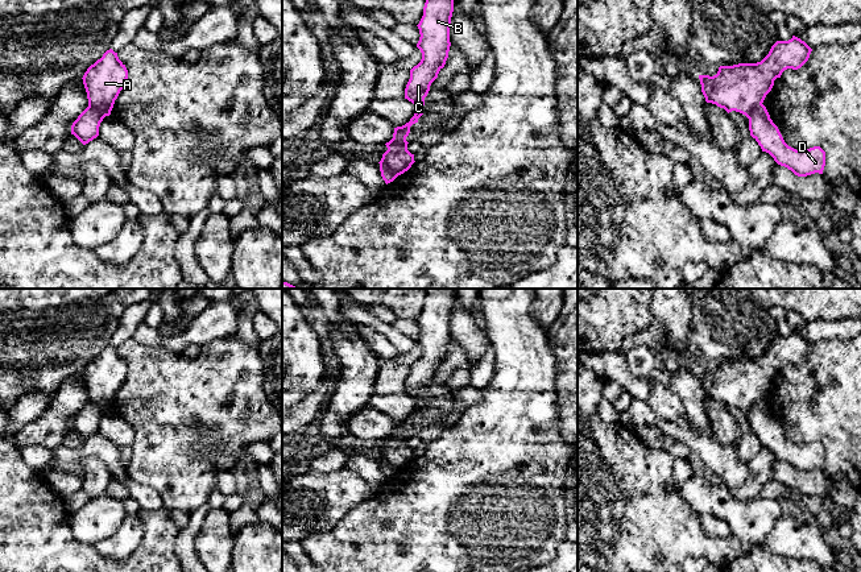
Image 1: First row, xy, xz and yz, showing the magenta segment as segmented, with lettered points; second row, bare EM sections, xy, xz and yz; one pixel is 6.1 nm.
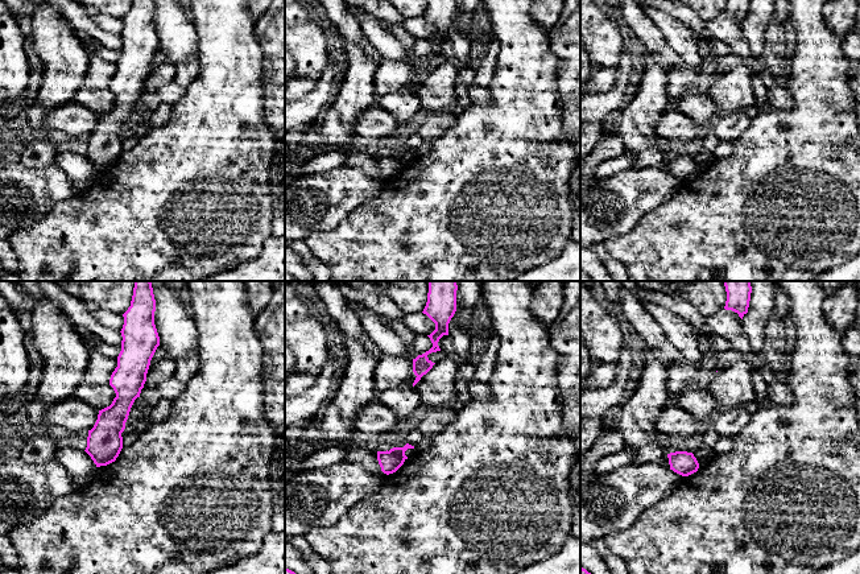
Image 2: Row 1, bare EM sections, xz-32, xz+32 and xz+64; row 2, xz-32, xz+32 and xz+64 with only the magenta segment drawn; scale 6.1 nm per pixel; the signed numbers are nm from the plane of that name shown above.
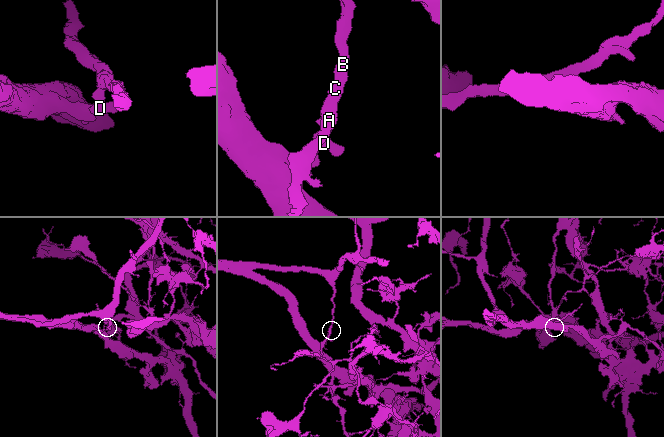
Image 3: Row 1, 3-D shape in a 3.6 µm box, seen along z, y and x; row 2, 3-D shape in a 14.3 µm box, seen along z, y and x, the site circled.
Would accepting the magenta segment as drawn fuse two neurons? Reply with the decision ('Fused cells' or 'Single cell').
Fused cells

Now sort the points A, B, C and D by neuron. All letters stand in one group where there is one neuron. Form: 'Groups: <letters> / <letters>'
Groups: A B C / D

